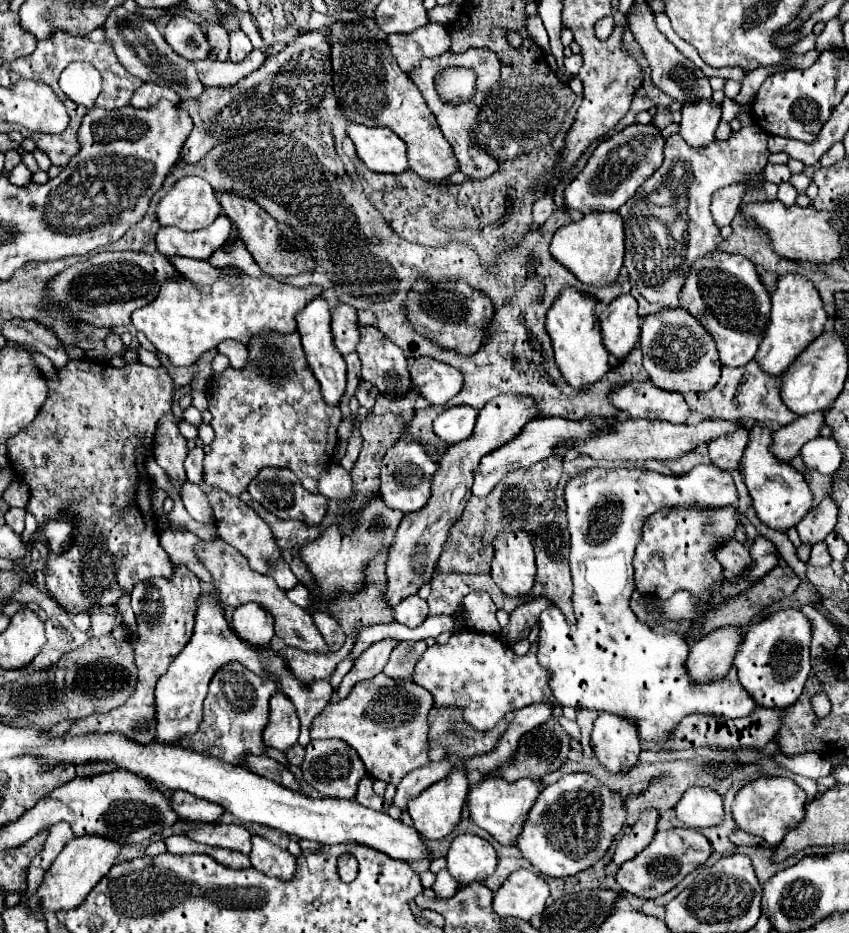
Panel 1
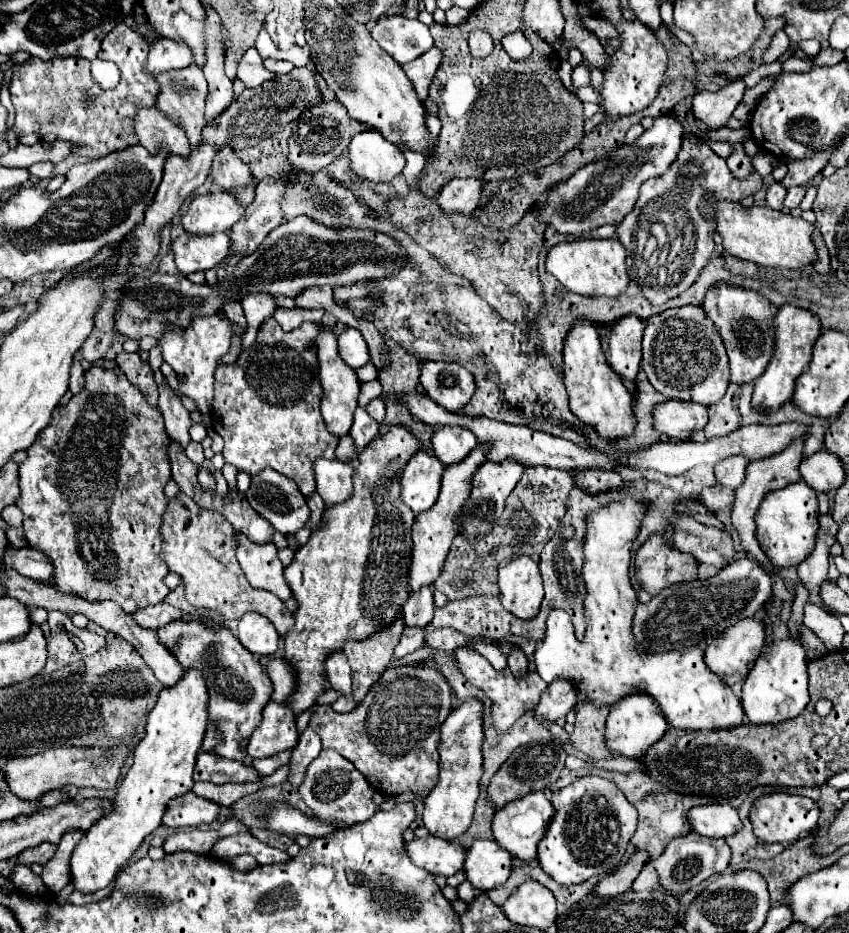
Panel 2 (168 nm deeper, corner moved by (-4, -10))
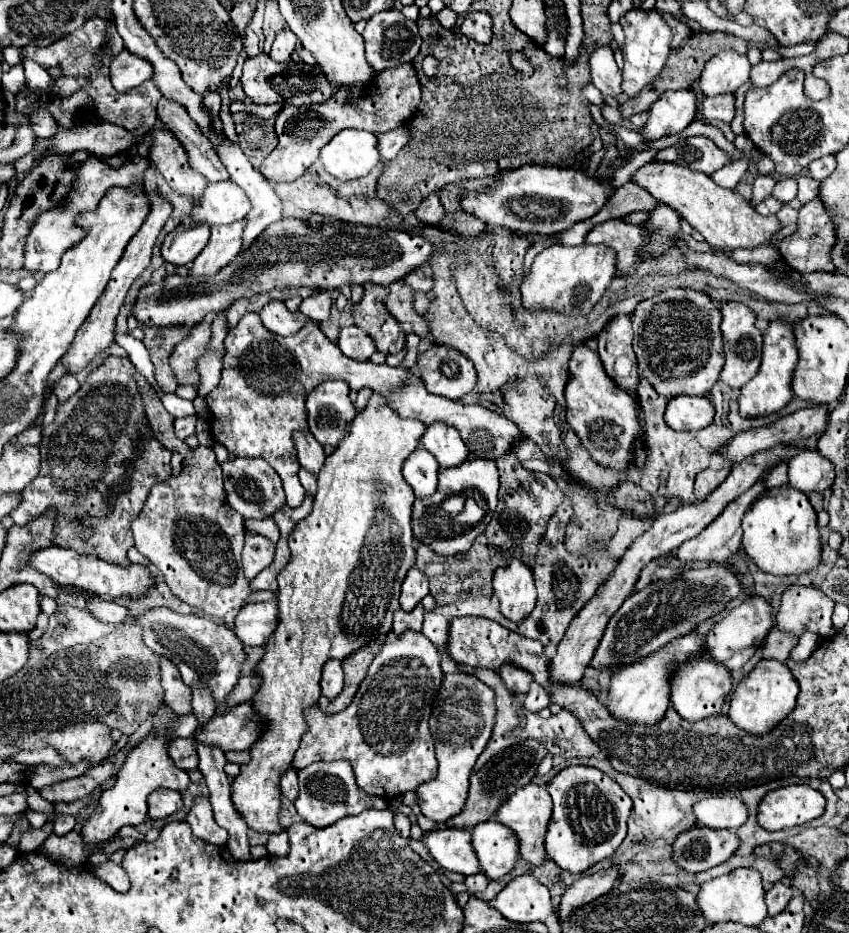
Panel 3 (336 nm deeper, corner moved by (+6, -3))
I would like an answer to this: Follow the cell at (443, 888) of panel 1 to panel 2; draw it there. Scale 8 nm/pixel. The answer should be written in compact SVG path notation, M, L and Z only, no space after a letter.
M464 882L464 884L460 884L458 886L458 896L460 896L460 900L464 900L464 902L472 902L476 896L480 896L482 894L482 890L476 890L474 886L470 886L470 882Z

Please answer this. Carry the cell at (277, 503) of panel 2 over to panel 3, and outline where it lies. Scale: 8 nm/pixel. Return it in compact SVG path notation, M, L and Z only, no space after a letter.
M232 459L222 463L222 471L228 505L244 519L268 519L272 513L280 511L286 505L278 473L262 459Z

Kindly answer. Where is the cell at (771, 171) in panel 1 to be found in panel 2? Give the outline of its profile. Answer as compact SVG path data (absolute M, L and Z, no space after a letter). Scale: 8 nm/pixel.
M774 182L770 188L768 188L768 194L766 194L766 204L772 208L772 210L782 210L784 206L784 196L786 196L786 190Z

